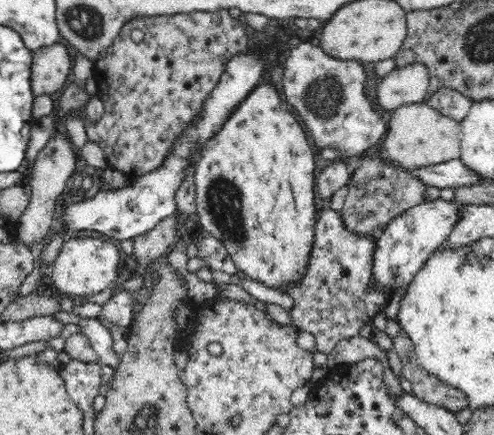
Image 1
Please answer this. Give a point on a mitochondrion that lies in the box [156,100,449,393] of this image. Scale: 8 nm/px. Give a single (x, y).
(224, 201)

